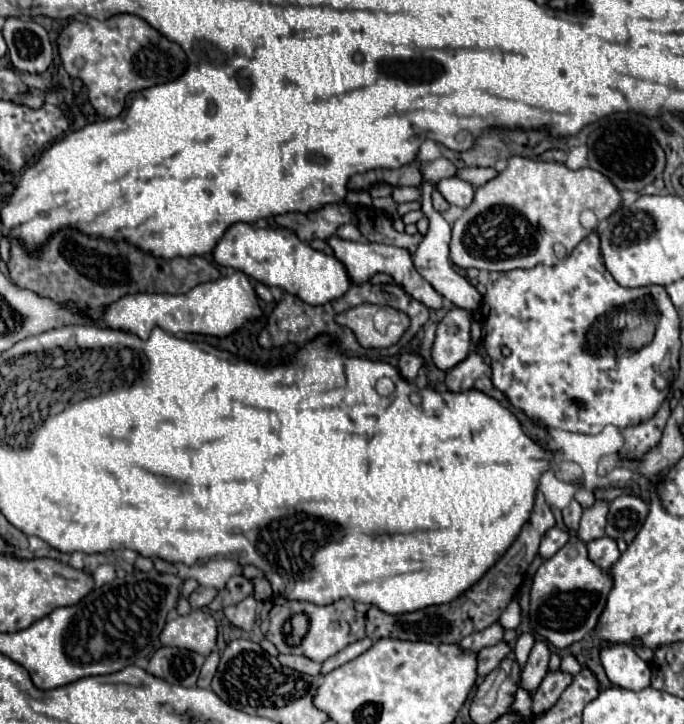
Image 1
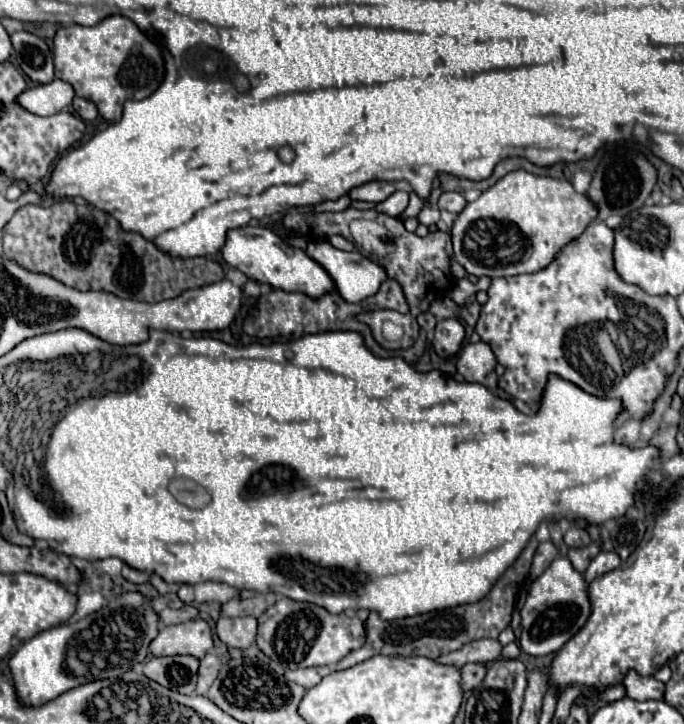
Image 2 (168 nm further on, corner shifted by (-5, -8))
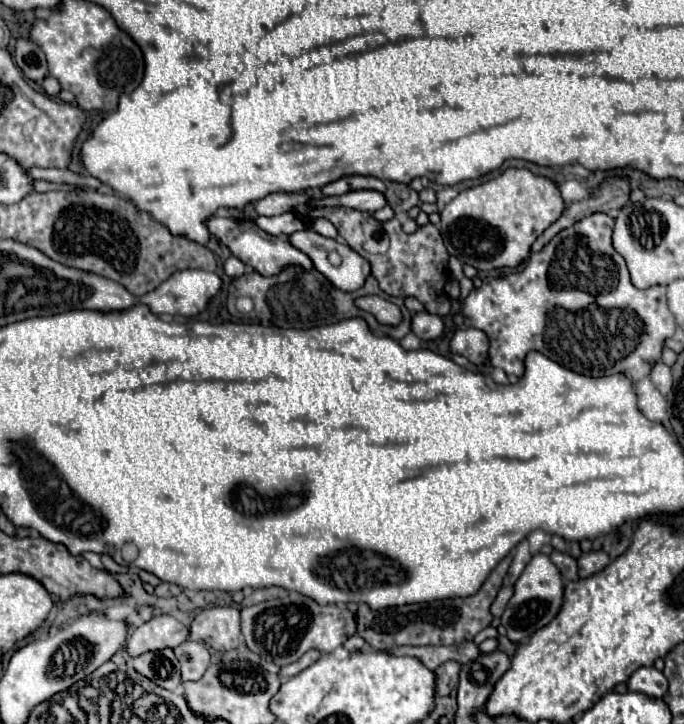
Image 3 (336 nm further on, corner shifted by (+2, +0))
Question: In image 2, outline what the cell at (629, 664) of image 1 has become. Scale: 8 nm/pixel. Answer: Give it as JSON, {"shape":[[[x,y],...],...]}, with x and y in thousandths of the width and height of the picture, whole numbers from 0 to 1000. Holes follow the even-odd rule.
{"shape":[[[918,927],[915,935],[909,938],[909,946],[915,949],[915,960],[933,968],[968,965],[968,954],[971,954],[971,943],[959,941],[953,932],[942,935],[930,927]]]}

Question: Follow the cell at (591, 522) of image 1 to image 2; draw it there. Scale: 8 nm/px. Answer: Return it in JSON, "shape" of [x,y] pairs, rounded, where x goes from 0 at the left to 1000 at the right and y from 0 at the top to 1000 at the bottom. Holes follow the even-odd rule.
{"shape":[[[868,747],[868,750],[857,753],[857,756],[833,758],[833,761],[830,761],[830,772],[836,775],[839,786],[845,786],[848,791],[854,791],[857,783],[860,783],[860,778],[863,778],[877,761],[880,761],[880,747]]]}

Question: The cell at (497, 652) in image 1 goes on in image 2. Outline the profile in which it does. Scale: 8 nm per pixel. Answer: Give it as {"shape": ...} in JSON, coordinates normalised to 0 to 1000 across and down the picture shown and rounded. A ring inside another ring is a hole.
{"shape":[[[684,916],[675,921],[675,952],[690,954],[696,952],[711,935],[711,921],[705,916]]]}

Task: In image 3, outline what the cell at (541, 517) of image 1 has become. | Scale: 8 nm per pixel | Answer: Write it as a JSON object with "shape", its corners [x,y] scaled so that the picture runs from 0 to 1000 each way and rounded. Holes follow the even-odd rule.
{"shape":[[[741,767],[712,797],[706,811],[677,827],[648,827],[630,833],[604,833],[589,838],[569,838],[557,844],[542,844],[534,833],[525,833],[522,844],[522,874],[551,899],[572,896],[580,891],[671,891],[677,885],[689,885],[700,872],[715,866],[721,849],[715,847],[715,836],[721,833],[727,816],[732,814],[732,802],[744,786],[747,767]]]}

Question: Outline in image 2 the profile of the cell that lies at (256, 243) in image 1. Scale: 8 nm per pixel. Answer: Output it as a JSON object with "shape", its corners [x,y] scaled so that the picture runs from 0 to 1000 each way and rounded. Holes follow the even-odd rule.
{"shape":[[[360,311],[354,316],[333,319],[330,338],[325,341],[325,355],[330,363],[354,374],[363,385],[377,391],[392,391],[401,399],[442,402],[456,413],[468,413],[471,407],[491,402],[485,383],[468,363],[462,363],[453,352],[447,352],[447,347],[427,341],[421,333],[415,333],[389,314]]]}

